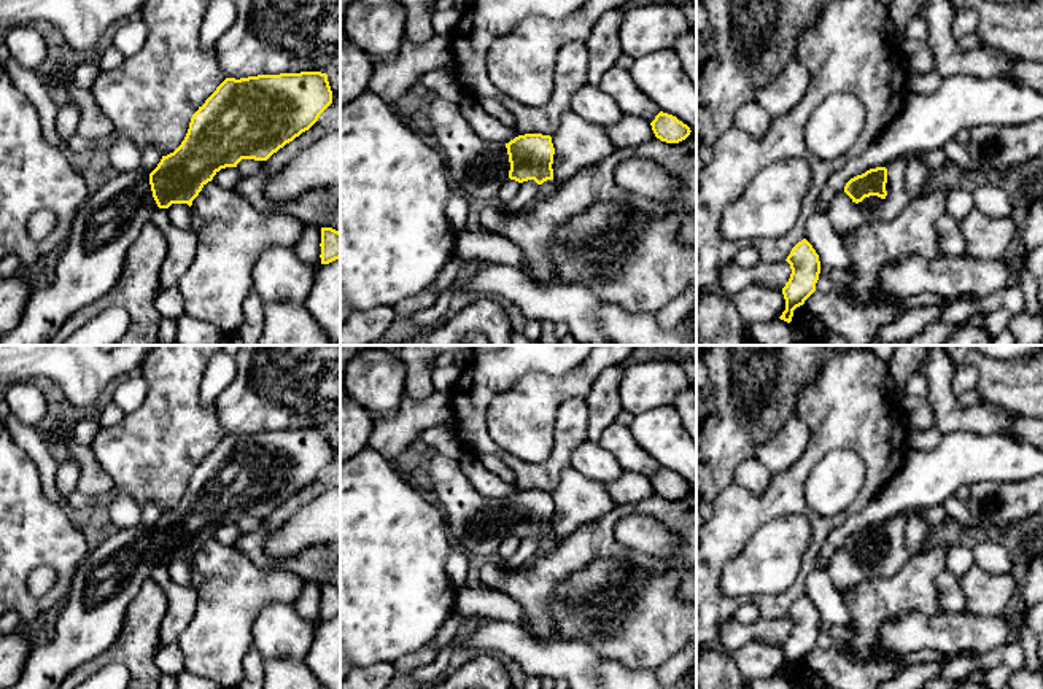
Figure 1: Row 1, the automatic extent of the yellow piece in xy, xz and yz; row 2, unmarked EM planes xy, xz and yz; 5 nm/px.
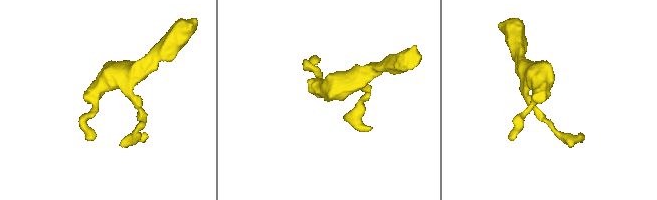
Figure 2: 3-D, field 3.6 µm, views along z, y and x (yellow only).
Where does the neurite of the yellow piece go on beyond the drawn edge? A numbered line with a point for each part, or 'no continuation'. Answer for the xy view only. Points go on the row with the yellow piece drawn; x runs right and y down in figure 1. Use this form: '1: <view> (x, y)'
1: xy (108, 221)

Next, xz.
1: xz (477, 167)

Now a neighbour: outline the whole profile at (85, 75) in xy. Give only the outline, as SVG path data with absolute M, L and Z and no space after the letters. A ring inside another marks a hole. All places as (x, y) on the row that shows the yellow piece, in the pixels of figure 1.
M81 59L72 76L78 88L91 89L100 72L102 70L97 65L87 64Z

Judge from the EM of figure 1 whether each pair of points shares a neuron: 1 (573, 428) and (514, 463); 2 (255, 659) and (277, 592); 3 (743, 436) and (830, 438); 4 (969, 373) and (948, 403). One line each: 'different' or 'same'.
1: same
2: different
3: different
4: different

